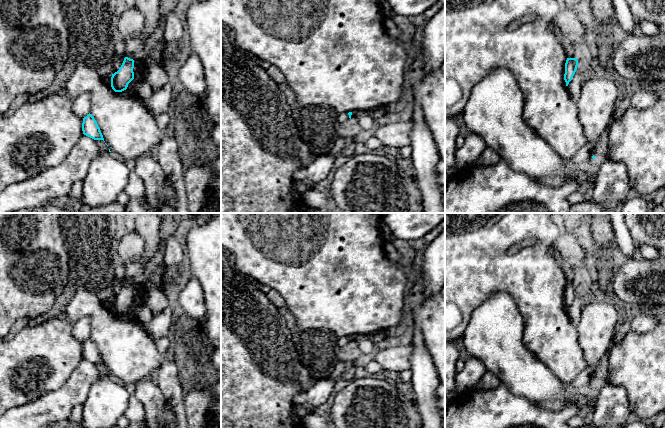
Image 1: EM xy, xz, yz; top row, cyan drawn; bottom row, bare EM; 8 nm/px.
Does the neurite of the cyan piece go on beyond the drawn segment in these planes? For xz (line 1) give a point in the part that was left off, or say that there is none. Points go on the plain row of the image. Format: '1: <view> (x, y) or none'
1: none

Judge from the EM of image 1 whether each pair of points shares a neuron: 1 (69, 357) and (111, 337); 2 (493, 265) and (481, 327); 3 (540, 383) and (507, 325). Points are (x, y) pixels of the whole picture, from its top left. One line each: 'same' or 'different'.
1: different
2: different
3: same

